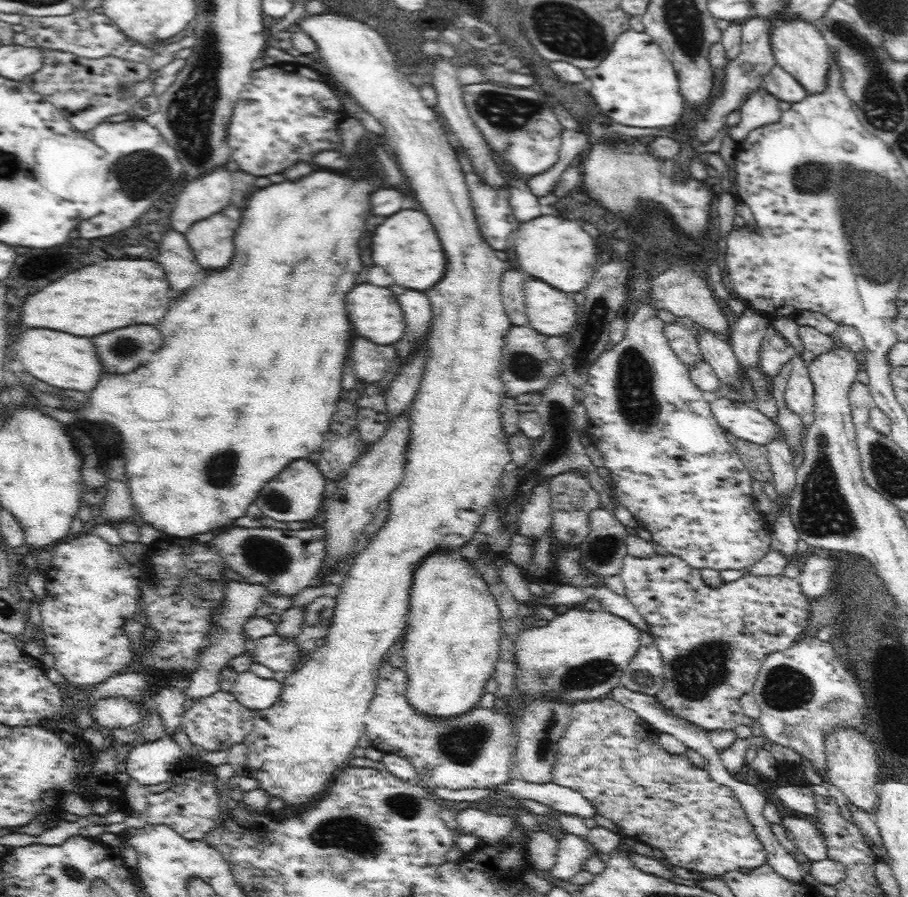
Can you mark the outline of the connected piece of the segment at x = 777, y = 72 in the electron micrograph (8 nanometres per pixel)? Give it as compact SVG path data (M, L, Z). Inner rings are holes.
M778 64L765 76L762 88L774 95L785 107L808 95L805 88Z

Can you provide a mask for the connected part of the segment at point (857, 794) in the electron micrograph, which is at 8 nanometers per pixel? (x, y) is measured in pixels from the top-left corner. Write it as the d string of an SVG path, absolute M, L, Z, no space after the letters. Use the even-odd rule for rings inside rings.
M838 726L836 730L830 730L826 734L825 738L825 753L826 753L826 772L825 779L830 784L838 787L846 797L848 801L856 806L860 807L867 813L874 812L876 810L878 797L878 791L876 786L882 780L876 776L880 770L880 764L876 762L878 760L877 751L873 744L868 740L867 736L859 733L859 730L848 729L847 726Z

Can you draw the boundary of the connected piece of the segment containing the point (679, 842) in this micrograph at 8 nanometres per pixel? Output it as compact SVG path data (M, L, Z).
M610 696L593 701L581 701L580 703L572 705L571 709L572 715L570 724L568 724L568 727L564 730L564 735L561 736L559 744L557 745L556 761L554 766L552 766L552 783L570 788L582 794L588 801L594 804L595 814L600 814L600 816L604 816L604 818L612 821L625 836L635 839L635 842L648 844L648 846L651 846L653 849L656 848L662 851L670 865L686 868L686 870L690 870L691 872L700 872L710 875L712 878L720 878L720 876L726 874L726 872L738 872L745 868L756 870L756 868L768 864L768 852L766 852L762 841L758 838L754 825L747 819L744 808L742 808L742 805L738 799L736 799L736 793L729 787L717 784L706 769L695 766L690 762L686 754L671 756L666 752L658 743L660 732L654 729L649 722L638 717L636 711L631 708L626 708L623 704L620 704L620 702L612 699Z

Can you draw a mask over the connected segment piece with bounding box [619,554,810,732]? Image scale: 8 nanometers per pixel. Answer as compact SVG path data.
M652 554L652 556L648 556L648 558L636 558L632 555L626 555L619 575L622 577L625 584L625 595L638 609L640 616L648 621L649 628L647 630L652 637L654 637L656 646L664 657L665 684L656 695L658 702L660 702L665 709L668 709L671 715L678 716L688 723L696 724L696 727L702 728L708 732L712 730L734 731L738 726L750 724L750 720L744 715L742 705L740 704L740 697L745 694L752 694L752 686L756 682L761 664L764 662L765 657L767 657L769 653L775 653L790 648L797 642L797 638L804 632L804 628L808 626L808 616L810 616L808 607L810 606L810 602L808 602L807 597L804 596L803 588L800 587L799 582L785 575L758 576L757 574L750 574L748 572L739 580L724 582L720 587L711 587L704 581L701 569L690 566L679 556L672 554Z

